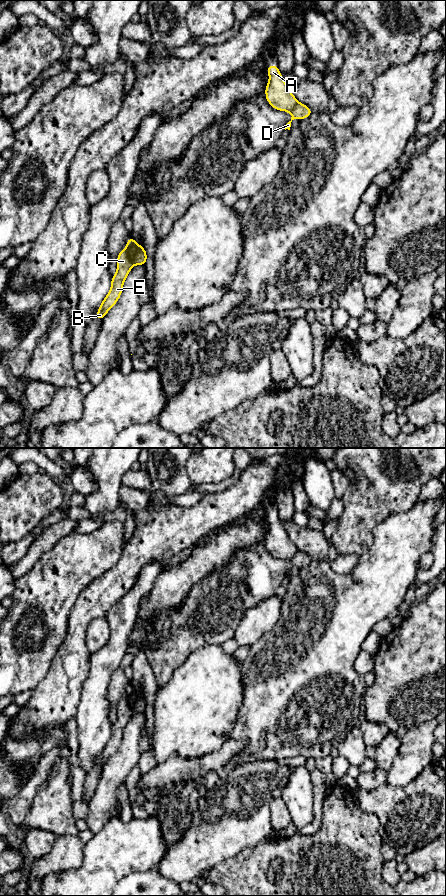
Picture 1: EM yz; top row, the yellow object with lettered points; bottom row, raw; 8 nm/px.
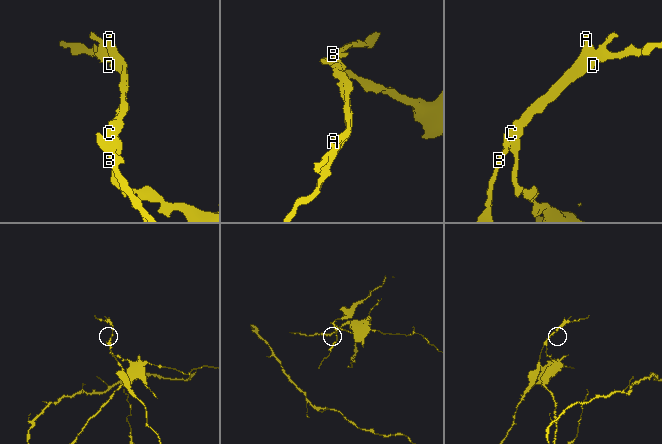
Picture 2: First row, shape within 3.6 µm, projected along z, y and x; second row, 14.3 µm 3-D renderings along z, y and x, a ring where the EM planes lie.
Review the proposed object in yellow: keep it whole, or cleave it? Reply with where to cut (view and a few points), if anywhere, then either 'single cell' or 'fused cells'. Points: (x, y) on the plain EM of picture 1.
cut in yz along (126, 695), (133, 702), (134, 710); fused cells

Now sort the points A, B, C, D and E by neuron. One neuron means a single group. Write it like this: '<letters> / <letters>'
A / B C D E

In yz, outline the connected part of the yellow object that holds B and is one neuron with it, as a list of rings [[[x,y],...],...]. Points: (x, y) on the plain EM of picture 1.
[[[127,696],[123,697],[116,705],[117,720],[112,724],[111,737],[100,752],[98,760],[95,762],[95,766],[100,769],[103,768],[108,759],[119,748],[123,738],[123,731],[135,710],[134,702]]]

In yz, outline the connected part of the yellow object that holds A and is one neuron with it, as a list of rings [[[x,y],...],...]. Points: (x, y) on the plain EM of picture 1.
[[[278,512],[267,513],[267,519],[269,522],[269,529],[265,536],[267,550],[275,558],[292,561],[297,552],[297,547],[280,522]]]

